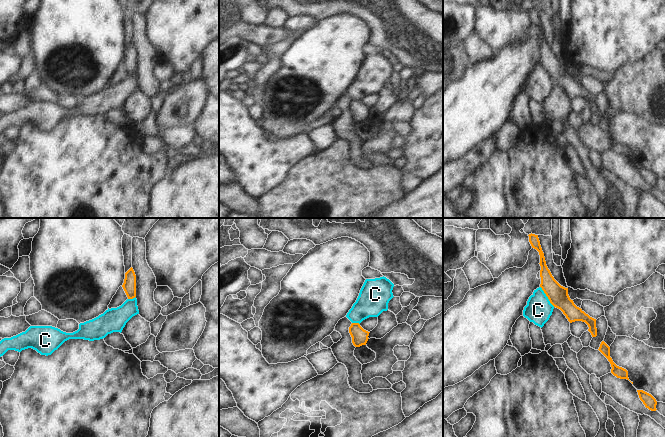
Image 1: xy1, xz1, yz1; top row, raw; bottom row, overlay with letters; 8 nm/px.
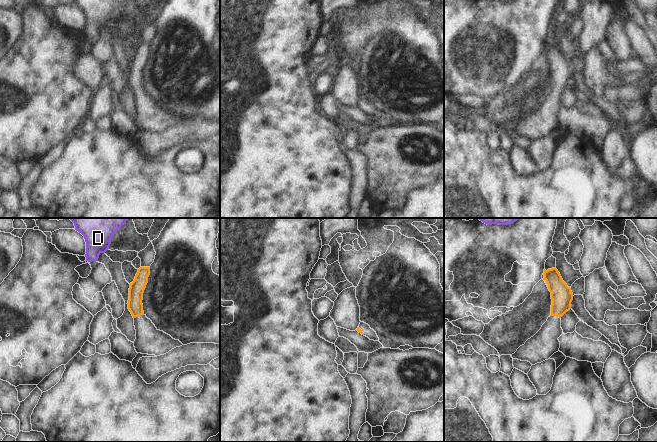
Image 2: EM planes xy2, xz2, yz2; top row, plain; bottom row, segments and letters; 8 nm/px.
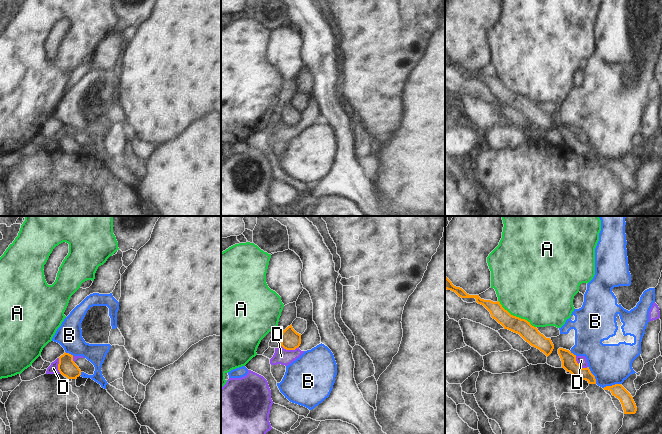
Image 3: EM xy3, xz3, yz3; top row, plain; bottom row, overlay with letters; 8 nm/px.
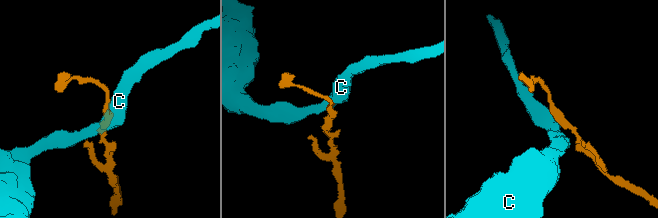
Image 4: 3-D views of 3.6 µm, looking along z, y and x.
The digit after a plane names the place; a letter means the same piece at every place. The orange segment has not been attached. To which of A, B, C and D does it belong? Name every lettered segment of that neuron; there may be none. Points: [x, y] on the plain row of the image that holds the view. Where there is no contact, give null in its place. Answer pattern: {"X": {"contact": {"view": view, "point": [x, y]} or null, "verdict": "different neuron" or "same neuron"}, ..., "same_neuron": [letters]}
{"A": {"contact": {"view": "yz3", "point": [515, 92]}, "verdict": "different neuron"}, "B": {"contact": {"view": "yz3", "point": [612, 161]}, "verdict": "different neuron"}, "C": {"contact": {"view": "yz1", "point": [546, 71]}, "verdict": "different neuron"}, "D": {"contact": {"view": "xz3", "point": [290, 125]}, "verdict": "different neuron"}, "same_neuron": []}

